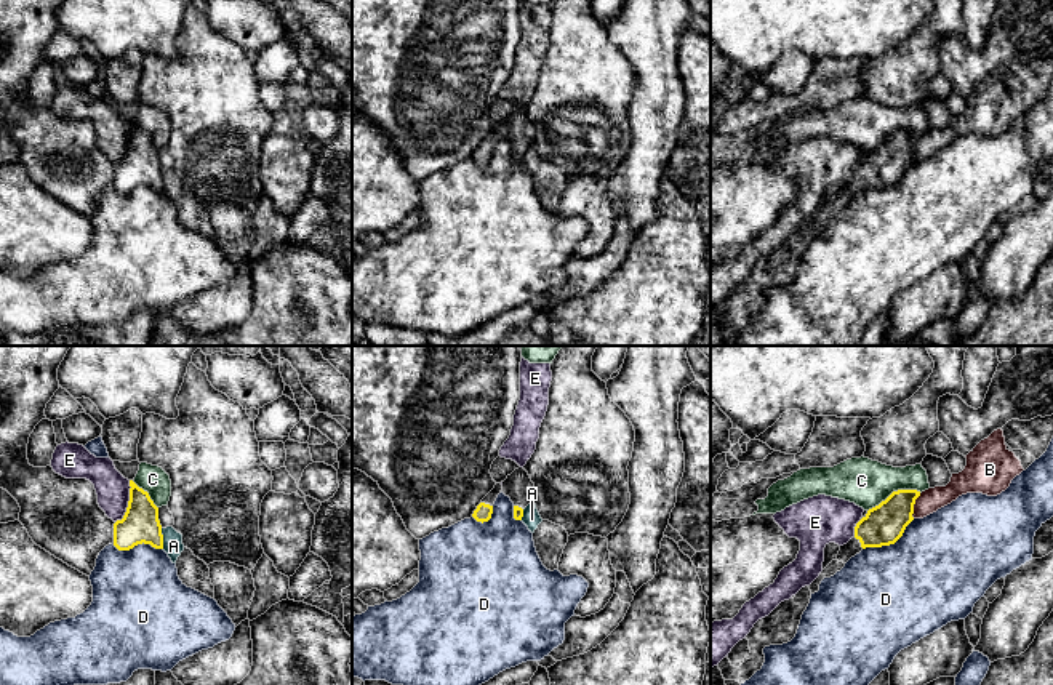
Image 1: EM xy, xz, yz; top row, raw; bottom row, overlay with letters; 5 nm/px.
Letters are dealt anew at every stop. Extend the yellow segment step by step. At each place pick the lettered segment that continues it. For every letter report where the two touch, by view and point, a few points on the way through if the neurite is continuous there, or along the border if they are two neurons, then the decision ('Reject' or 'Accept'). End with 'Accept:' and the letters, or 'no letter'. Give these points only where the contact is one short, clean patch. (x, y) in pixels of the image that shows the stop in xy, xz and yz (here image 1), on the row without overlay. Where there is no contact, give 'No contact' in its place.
A: Touches yellow at xy (162, 180). Boundary: xy (160, 170), (164, 189). Reject
B: Touches yellow at yz (912, 148). Reject
C: Touches yellow at yz (893, 133). Boundary: yz (920, 133), (893, 132), (868, 152). Reject
D: Touches yellow at yz (890, 184). Reject
E: Touches yellow at xy (128, 144). Reject
Accept: no letter

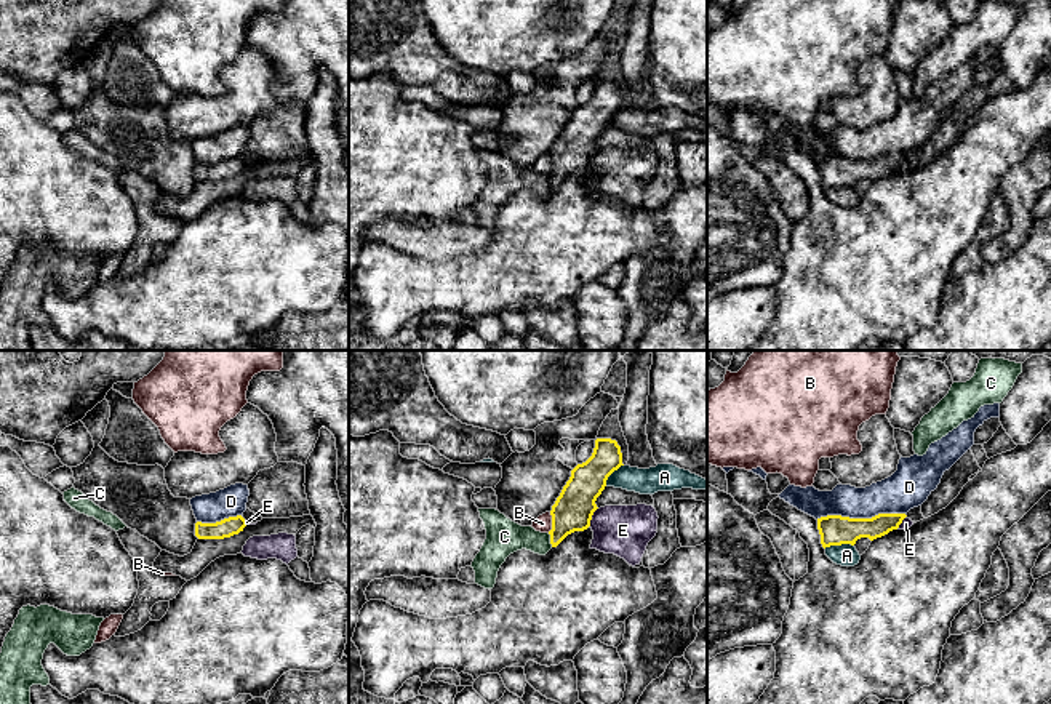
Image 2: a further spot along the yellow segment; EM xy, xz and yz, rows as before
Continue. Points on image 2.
A: Touches yellow at yz (839, 186). Boundary: yz (853, 186), (831, 186), (824, 189). Reject
B: Touches yellow at xz (552, 164). Boundary: xz (551, 154), (551, 170), (547, 173). Reject
C: Touches yellow at xz (551, 181). Boundary: xz (547, 175), (552, 188). Reject
D: Touches yellow at yz (859, 160). Boundary: yz (904, 154), (879, 154), (871, 159), (821, 157), (816, 160). Reject
E: Touches yellow at xz (591, 159). Reject
Accept: no letter

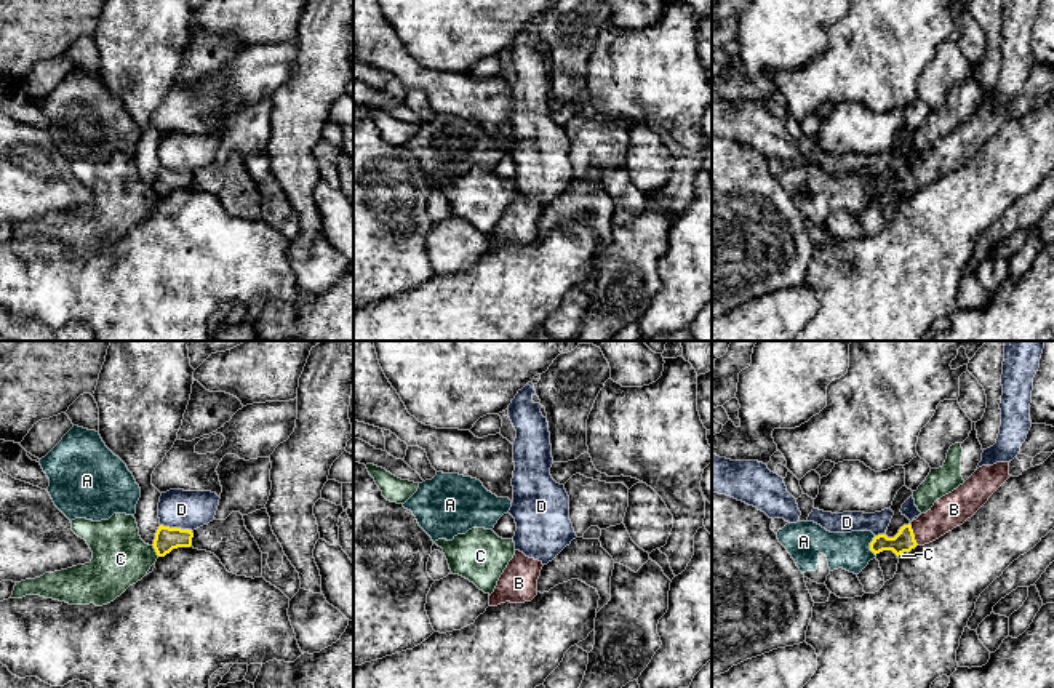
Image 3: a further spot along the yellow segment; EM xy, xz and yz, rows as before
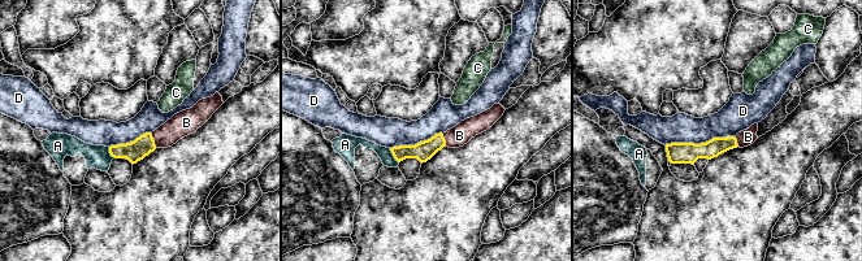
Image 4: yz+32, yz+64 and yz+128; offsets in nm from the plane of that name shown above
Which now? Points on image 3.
A: Touches yellow at yz (870, 188). Reject
B: Touches yellow at yz (914, 176). Path across: yz (904, 183), (914, 176), (954, 151). Accept
C: Touches yellow at xy (155, 192). Boundary: xy (152, 186), (159, 197). Reject
D: Touches yellow at xy (176, 170). Boundary: xy (160, 165), (170, 170), (192, 172). Reject
Accept: B

